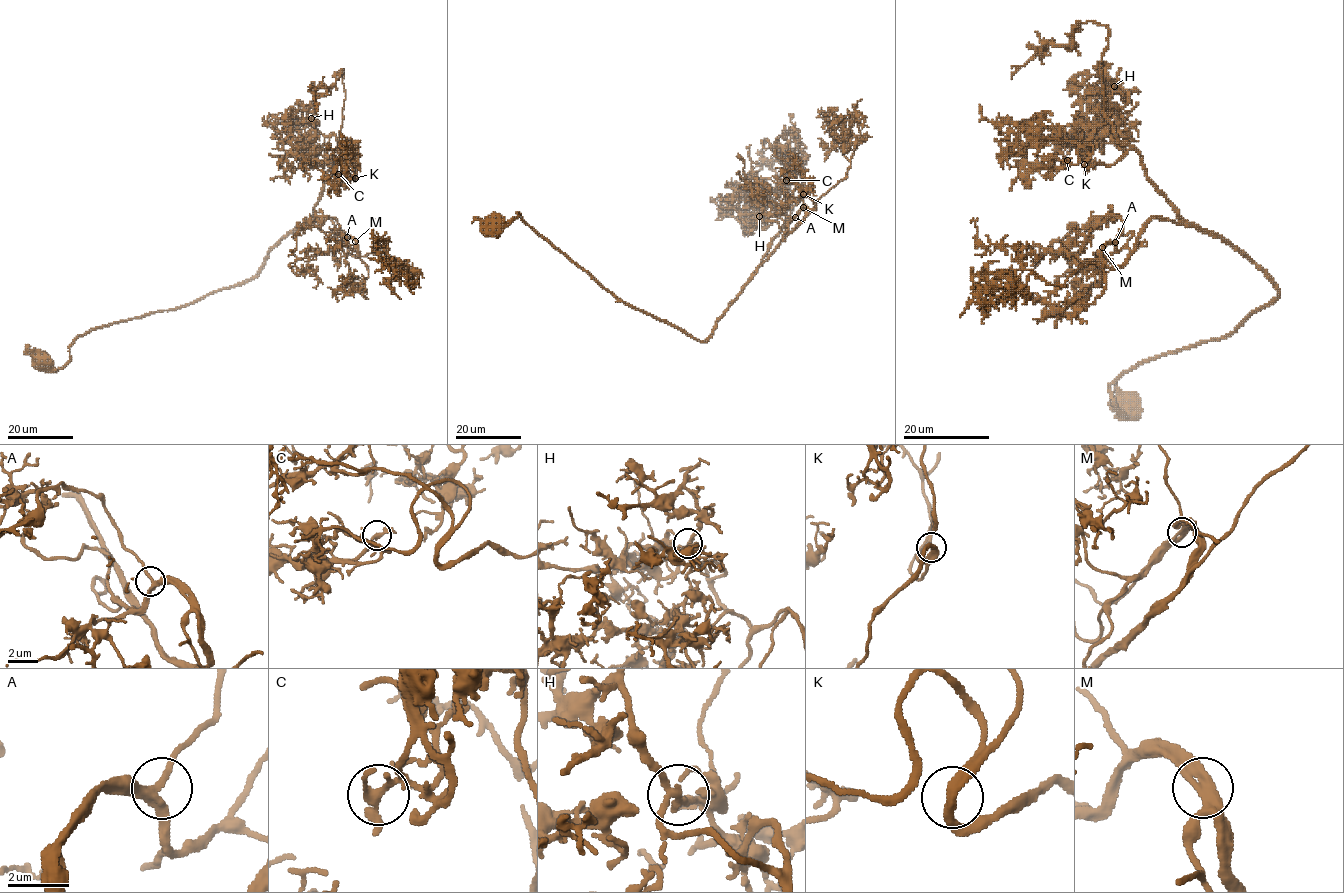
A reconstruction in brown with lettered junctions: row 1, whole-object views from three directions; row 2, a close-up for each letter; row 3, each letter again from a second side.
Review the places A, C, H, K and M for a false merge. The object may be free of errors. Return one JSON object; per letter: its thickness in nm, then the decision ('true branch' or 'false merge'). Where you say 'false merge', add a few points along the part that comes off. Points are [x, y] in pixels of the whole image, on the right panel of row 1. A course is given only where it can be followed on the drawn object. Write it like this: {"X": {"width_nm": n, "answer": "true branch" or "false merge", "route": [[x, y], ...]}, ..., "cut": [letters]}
{"A": {"width_nm": 240, "answer": "true branch"}, "C": {"width_nm": 240, "answer": "true branch"}, "H": {"width_nm": 200, "answer": "true branch"}, "K": {"width_nm": 240, "answer": "true branch"}, "M": {"width_nm": 280, "answer": "true branch"}, "cut": []}

